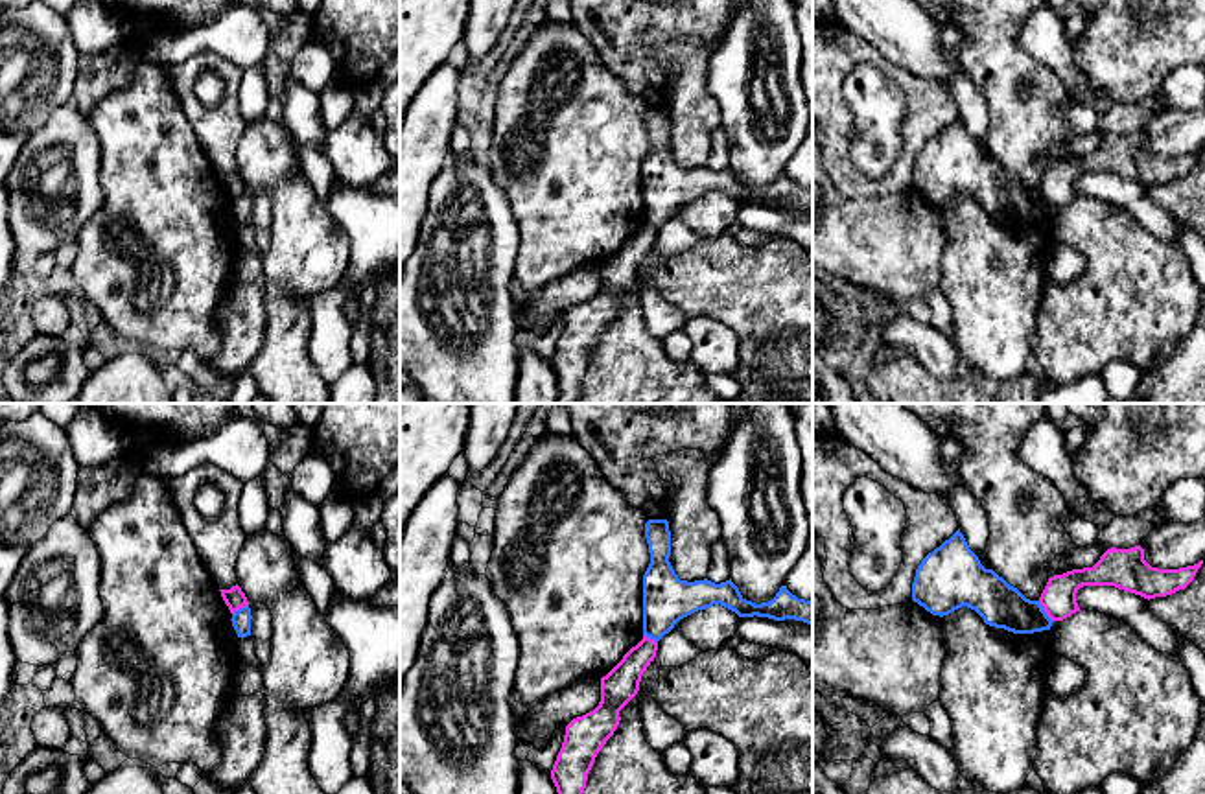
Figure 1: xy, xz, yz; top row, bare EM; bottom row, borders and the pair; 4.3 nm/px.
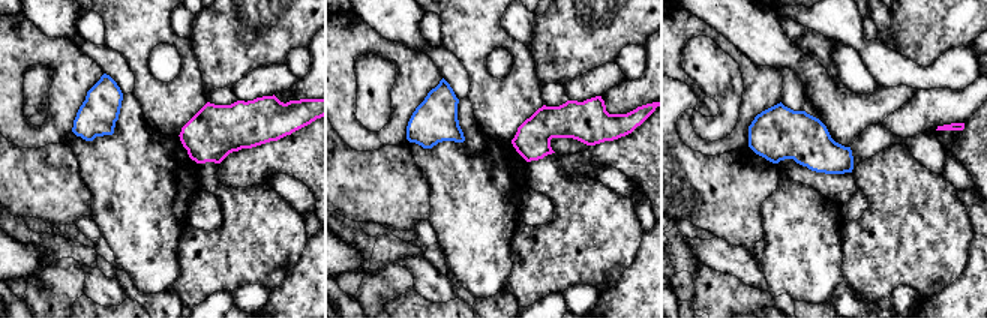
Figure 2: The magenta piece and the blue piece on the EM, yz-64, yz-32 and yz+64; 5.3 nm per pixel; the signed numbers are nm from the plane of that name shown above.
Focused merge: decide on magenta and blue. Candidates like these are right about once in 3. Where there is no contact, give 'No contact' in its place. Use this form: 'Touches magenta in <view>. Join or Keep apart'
Touches magenta in yz. Keep apart

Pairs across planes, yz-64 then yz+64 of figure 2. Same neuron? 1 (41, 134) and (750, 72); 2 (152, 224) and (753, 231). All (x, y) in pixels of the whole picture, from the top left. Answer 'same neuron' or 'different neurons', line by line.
1: same neuron
2: different neurons

